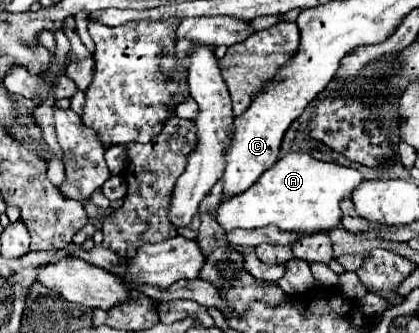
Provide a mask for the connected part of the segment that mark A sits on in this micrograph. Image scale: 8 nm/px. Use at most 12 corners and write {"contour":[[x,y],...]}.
{"contour":[[288,153],[210,215],[224,231],[322,233],[364,181]]}

